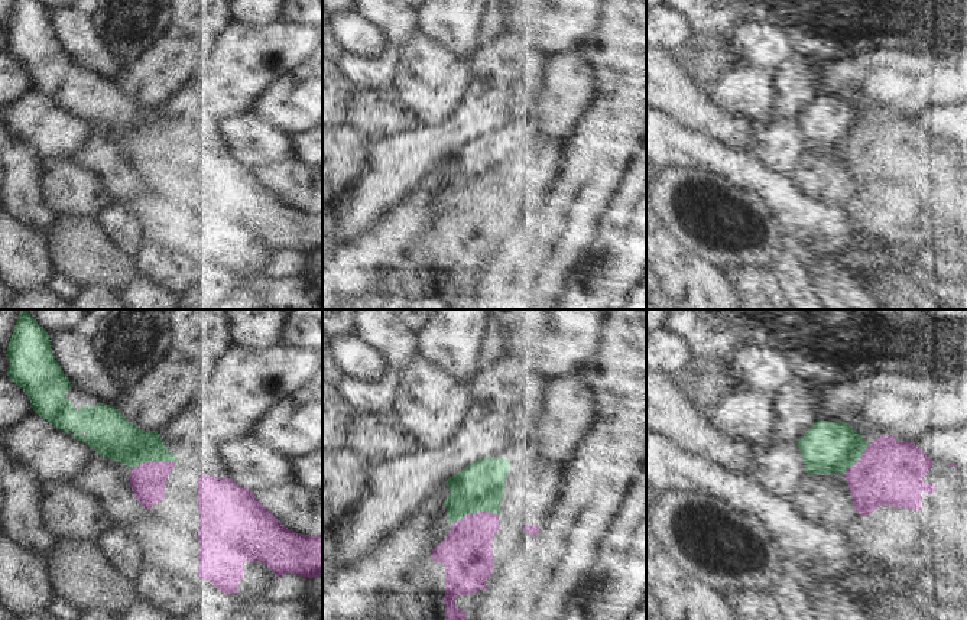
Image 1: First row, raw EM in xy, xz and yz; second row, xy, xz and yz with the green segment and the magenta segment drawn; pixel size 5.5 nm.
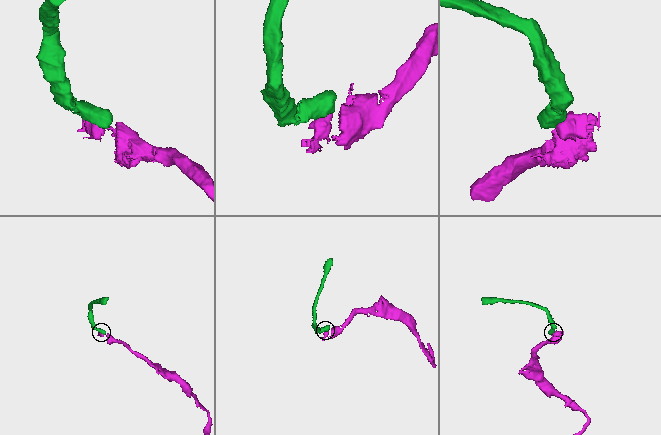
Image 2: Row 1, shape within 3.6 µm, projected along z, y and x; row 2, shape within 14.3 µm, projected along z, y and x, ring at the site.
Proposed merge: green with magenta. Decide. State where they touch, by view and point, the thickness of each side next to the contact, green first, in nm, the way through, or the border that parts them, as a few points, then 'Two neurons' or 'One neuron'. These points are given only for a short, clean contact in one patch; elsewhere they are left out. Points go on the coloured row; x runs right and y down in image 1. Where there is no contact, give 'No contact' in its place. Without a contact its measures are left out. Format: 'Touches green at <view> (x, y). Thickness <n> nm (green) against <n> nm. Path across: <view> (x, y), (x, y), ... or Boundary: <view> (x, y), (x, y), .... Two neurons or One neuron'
Touches green at xz (474, 512). Thickness 280 nm (green) against 280 nm. Boundary: xz (497, 515), (487, 512), (469, 513), (451, 525). Two neurons.

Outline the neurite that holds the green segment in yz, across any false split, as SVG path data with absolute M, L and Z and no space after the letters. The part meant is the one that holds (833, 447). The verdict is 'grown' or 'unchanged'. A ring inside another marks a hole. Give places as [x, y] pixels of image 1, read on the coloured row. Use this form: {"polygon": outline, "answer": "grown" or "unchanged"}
{"polygon": "M817 419L796 444L807 474L846 474L869 445L846 422L824 419Z", "answer": "unchanged"}

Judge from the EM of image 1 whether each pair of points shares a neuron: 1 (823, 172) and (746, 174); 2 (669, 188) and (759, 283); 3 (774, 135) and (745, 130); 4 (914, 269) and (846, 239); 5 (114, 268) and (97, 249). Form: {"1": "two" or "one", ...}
{"1": "two", "2": "two", "3": "two", "4": "two", "5": "one"}

